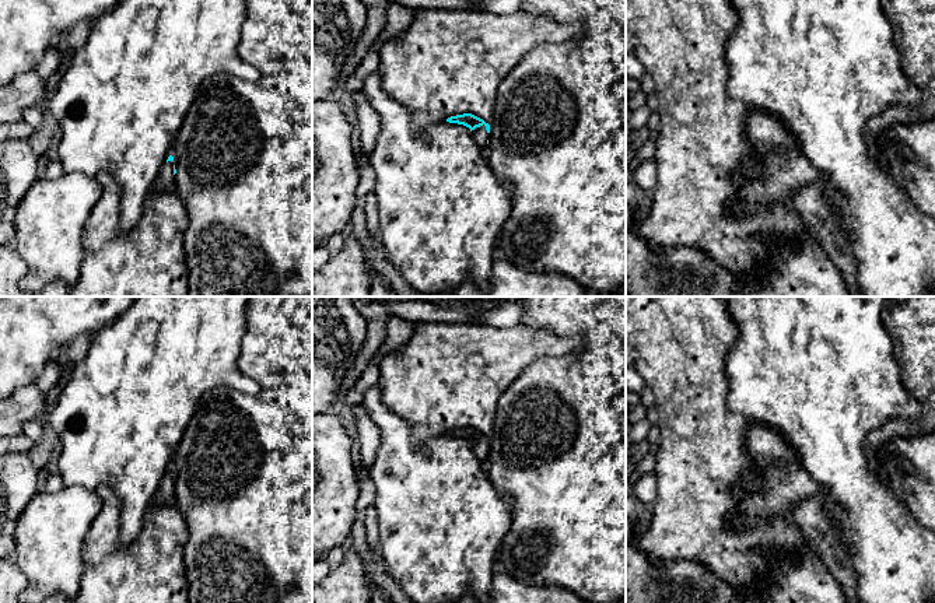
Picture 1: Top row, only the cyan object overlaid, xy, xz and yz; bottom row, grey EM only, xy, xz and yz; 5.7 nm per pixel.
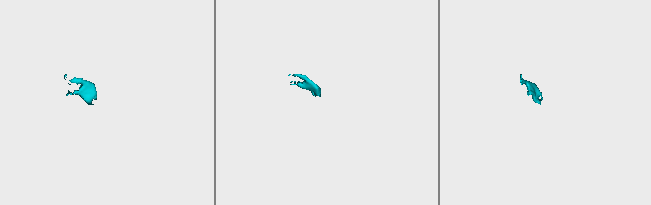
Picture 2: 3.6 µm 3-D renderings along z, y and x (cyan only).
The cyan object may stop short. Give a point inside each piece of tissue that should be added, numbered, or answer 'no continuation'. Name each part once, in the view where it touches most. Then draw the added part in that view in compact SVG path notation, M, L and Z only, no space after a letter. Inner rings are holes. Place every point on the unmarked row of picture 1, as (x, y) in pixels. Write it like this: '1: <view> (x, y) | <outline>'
1: xz (480, 448) | M486 439L476 441L472 444L472 449L476 455L476 457L480 460L483 467L487 467L487 453L490 452L490 446L486 444Z

